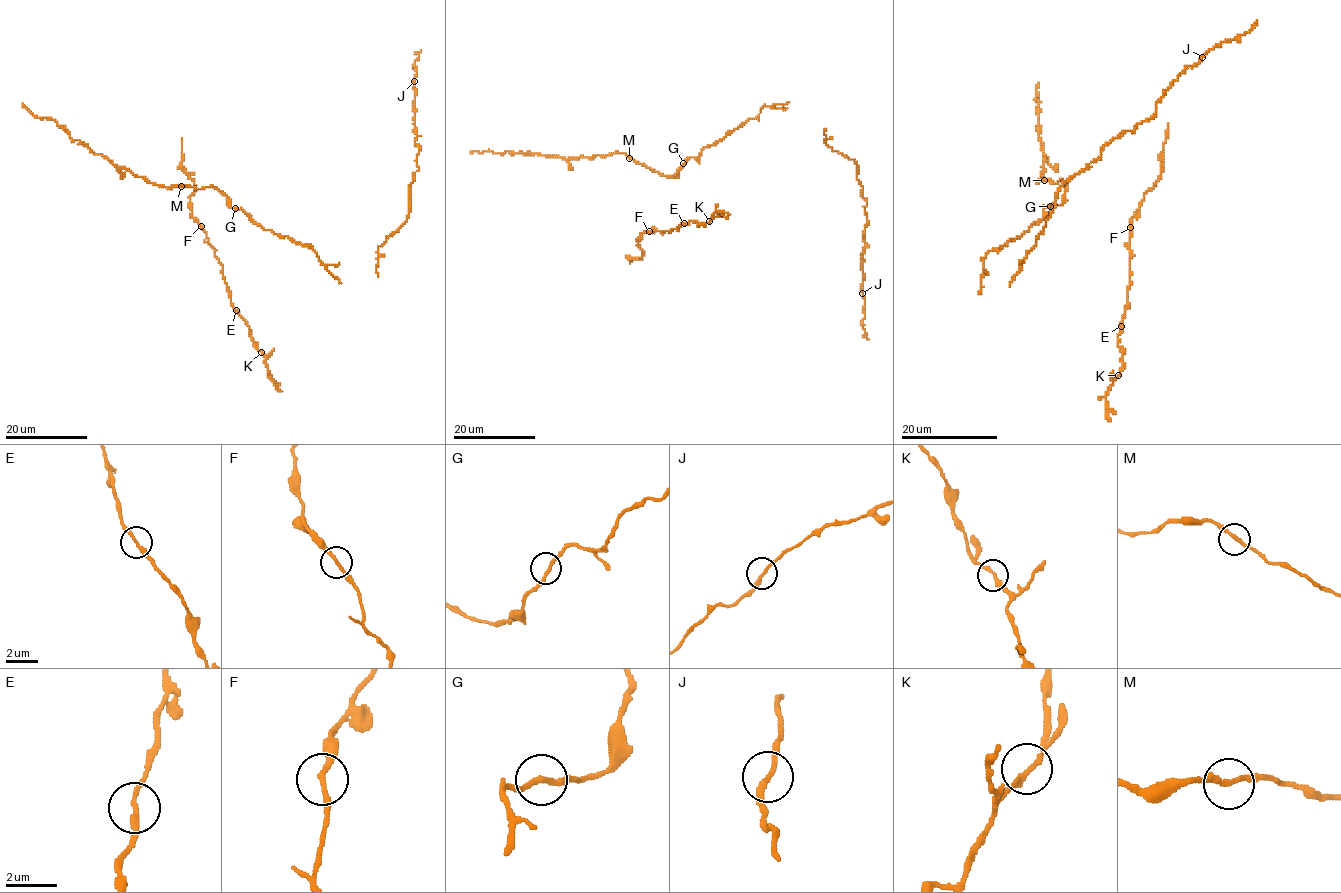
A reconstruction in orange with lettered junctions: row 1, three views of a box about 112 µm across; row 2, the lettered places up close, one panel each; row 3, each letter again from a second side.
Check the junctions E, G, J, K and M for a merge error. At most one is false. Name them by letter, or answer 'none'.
E

